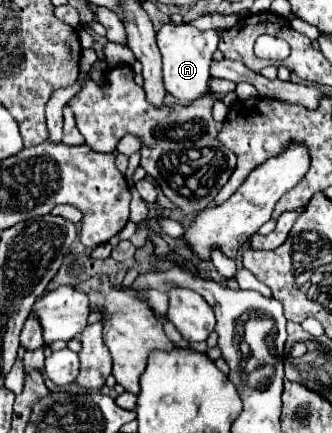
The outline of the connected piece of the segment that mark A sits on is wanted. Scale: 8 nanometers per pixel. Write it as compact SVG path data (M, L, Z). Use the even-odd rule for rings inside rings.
M163 24L157 32L157 46L163 56L163 82L179 102L193 102L209 94L209 66L217 50L219 36L215 30L199 30L193 24Z

